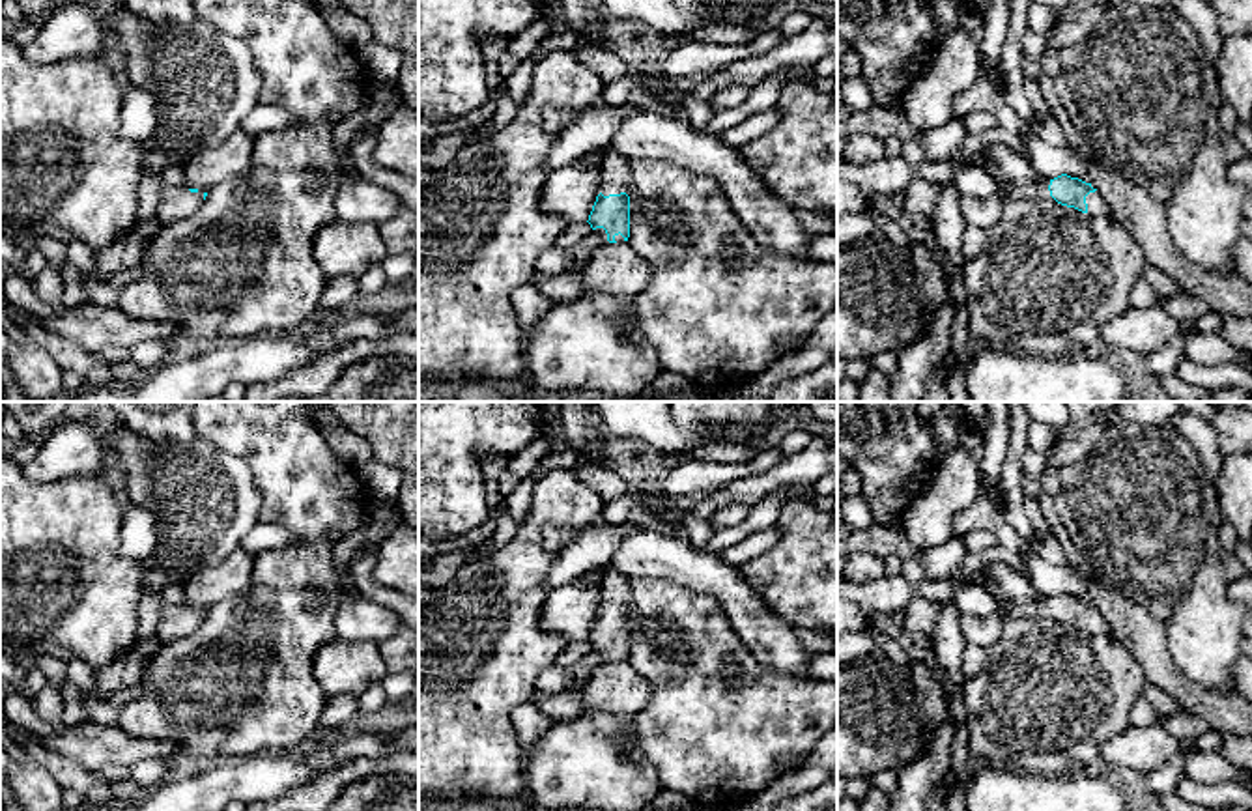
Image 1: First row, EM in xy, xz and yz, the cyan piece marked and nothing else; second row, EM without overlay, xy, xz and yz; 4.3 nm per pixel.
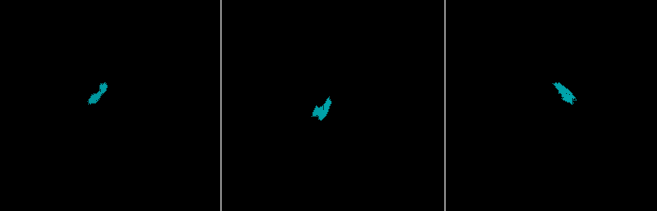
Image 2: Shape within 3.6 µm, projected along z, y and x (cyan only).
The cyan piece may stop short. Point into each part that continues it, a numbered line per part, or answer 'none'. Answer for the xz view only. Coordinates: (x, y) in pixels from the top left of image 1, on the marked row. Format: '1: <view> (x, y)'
1: xz (617, 176)
2: xz (582, 253)

